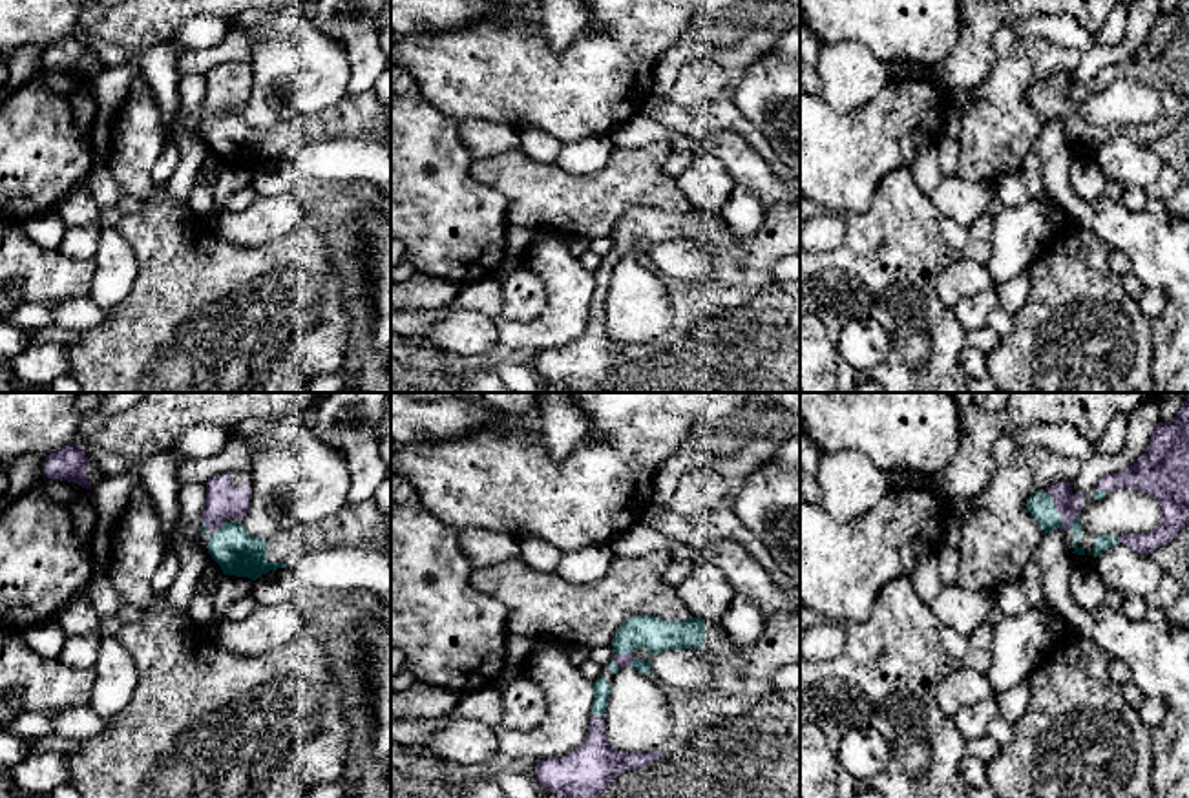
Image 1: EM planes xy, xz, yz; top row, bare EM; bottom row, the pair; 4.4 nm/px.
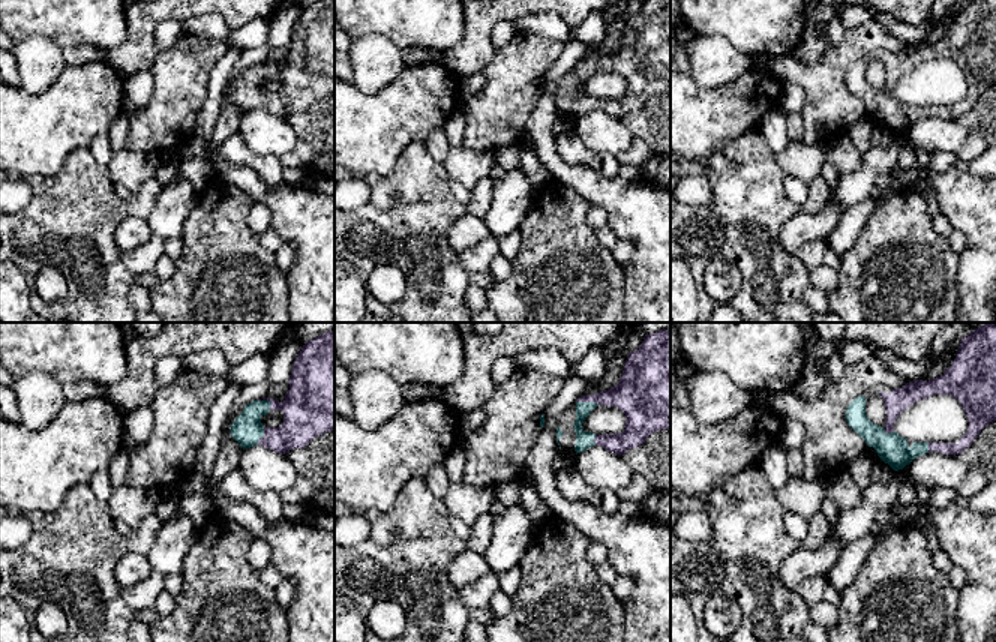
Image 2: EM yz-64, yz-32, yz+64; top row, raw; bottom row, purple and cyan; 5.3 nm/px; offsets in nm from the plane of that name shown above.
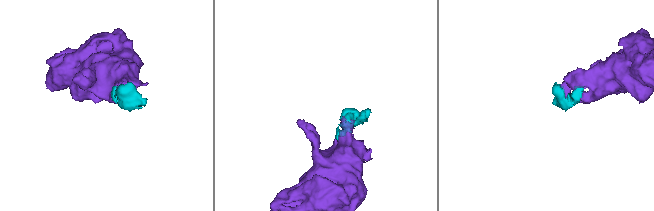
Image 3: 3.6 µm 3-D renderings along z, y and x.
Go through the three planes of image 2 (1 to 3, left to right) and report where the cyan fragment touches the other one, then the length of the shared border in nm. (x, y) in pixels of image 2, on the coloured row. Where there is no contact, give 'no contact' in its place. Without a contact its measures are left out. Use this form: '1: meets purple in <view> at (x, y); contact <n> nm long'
1: meets purple in yz-64 at (263, 437); contact 100 nm long
2: meets purple in yz-32 at (588, 401); contact 110 nm long
3: meets purple in yz+64 at (888, 432); contact 60 nm long

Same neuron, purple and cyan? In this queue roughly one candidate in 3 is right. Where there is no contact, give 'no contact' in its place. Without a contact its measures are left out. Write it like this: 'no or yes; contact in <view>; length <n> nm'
yes; contact in yz; length 180 nm

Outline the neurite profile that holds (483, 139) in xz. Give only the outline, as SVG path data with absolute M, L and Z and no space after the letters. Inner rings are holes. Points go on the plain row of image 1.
M460 119L457 122L462 144L475 159L495 157L521 146L519 130L515 126L473 119Z

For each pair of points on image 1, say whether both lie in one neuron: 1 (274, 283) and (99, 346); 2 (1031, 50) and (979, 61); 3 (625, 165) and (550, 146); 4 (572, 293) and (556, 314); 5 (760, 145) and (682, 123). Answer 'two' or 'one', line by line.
1: one
2: two
3: two
4: one
5: one

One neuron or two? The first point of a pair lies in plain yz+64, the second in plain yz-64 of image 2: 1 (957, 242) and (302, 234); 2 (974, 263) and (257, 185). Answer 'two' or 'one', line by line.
1: two
2: one

